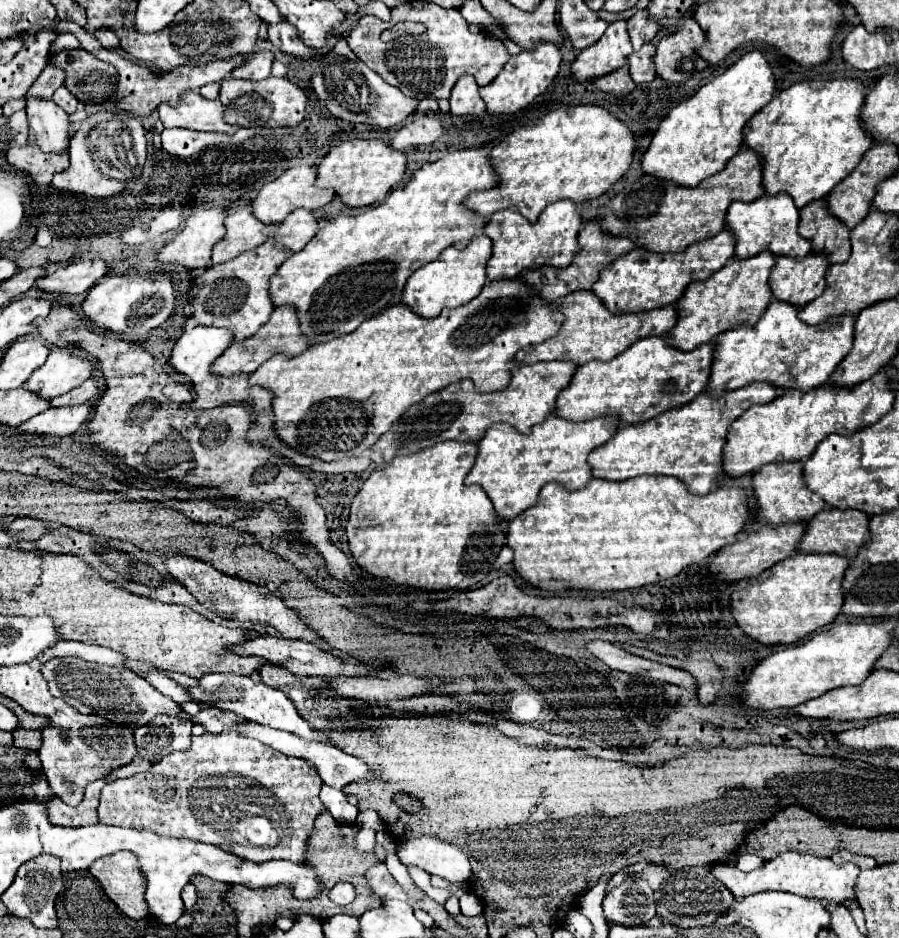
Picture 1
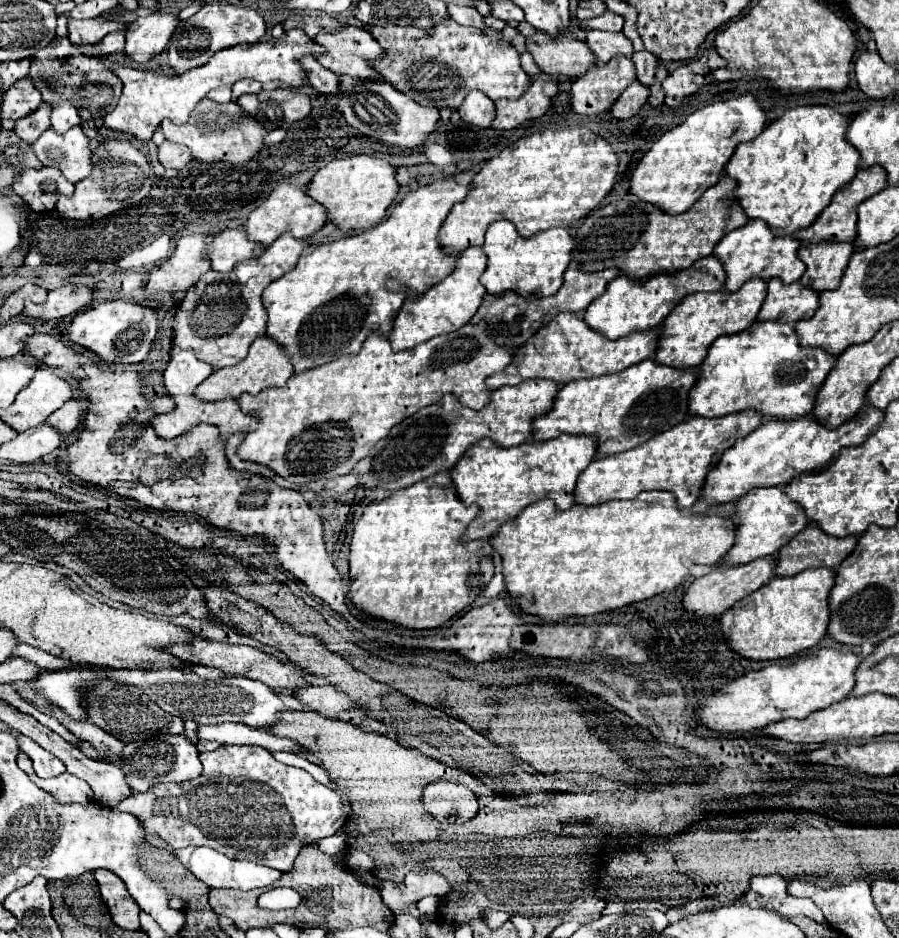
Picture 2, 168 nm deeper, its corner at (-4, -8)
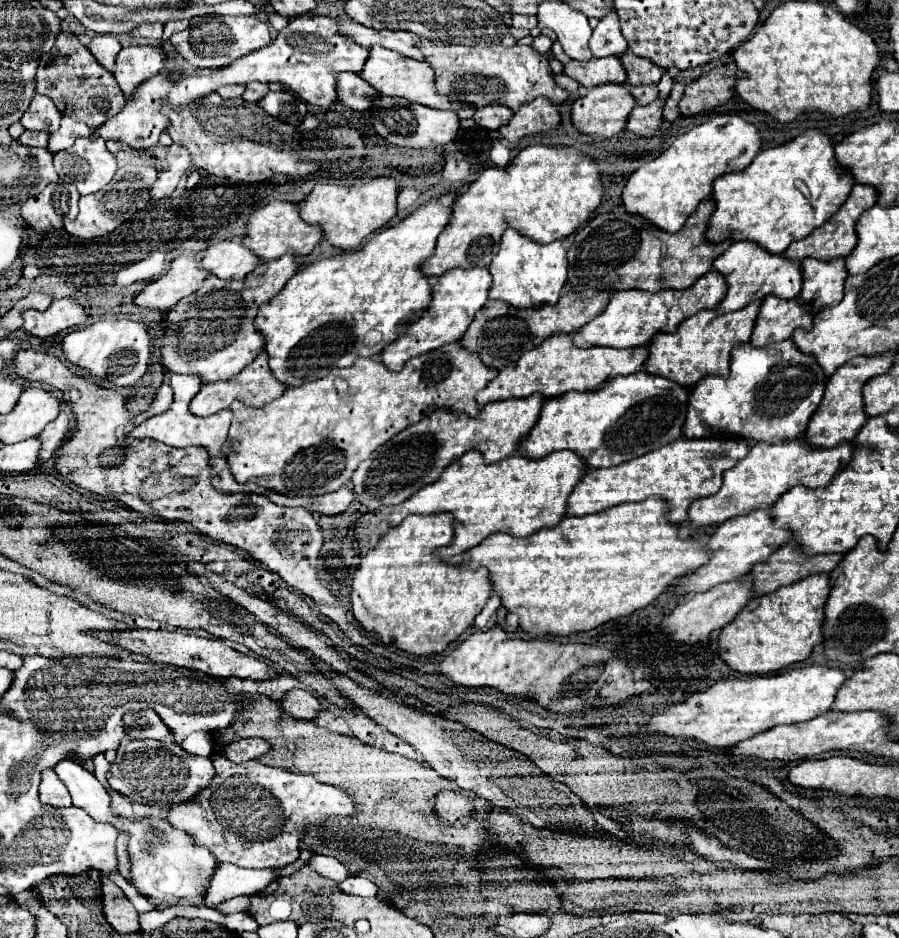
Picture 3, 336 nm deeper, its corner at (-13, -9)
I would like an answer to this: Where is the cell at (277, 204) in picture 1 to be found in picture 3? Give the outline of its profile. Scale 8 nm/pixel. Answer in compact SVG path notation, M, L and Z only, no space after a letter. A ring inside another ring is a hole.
M271 200L269 204L265 204L263 208L257 208L249 220L247 220L247 234L243 238L245 248L249 248L251 252L255 252L255 256L261 262L267 260L275 260L287 252L293 252L295 256L307 256L313 252L313 248L317 246L317 242L323 238L323 232L319 226L311 226L305 224L299 218L299 208L297 204L291 202L277 202Z

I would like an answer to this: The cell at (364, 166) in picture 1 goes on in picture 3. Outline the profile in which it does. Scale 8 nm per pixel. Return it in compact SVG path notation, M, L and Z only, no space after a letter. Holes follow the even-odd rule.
M357 178L353 186L317 182L313 192L299 206L299 214L307 224L321 226L323 238L333 248L353 250L397 214L397 182L393 178Z

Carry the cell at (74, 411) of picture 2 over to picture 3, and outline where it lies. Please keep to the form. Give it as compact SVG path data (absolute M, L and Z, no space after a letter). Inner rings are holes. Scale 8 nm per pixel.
M61 412L51 424L47 424L47 428L43 428L43 432L37 436L39 442L41 442L39 464L49 460L53 456L53 452L65 442L69 426L71 426L71 418L65 412Z

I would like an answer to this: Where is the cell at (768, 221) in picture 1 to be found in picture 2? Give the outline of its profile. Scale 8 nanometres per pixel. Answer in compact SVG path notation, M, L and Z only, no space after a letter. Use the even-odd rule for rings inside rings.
M750 219L746 225L726 233L716 245L714 255L726 267L726 289L738 291L740 285L752 277L762 277L762 279L780 277L784 283L798 281L806 271L806 265L798 259L798 247L800 241L796 237L776 235L762 219Z

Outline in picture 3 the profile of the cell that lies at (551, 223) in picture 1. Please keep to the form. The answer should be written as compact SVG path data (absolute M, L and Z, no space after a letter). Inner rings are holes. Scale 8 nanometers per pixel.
M507 228L501 238L499 254L489 266L493 284L489 298L503 300L515 308L539 308L545 304L555 304L567 280L567 250L563 240L551 244L537 244L517 230Z

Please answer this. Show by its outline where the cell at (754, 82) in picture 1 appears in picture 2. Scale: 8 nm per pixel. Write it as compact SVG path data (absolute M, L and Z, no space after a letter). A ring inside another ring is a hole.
M754 93L710 103L686 117L684 123L666 131L642 157L630 179L630 191L658 205L666 213L684 213L724 173L726 163L742 141L756 139L766 125L766 113Z

